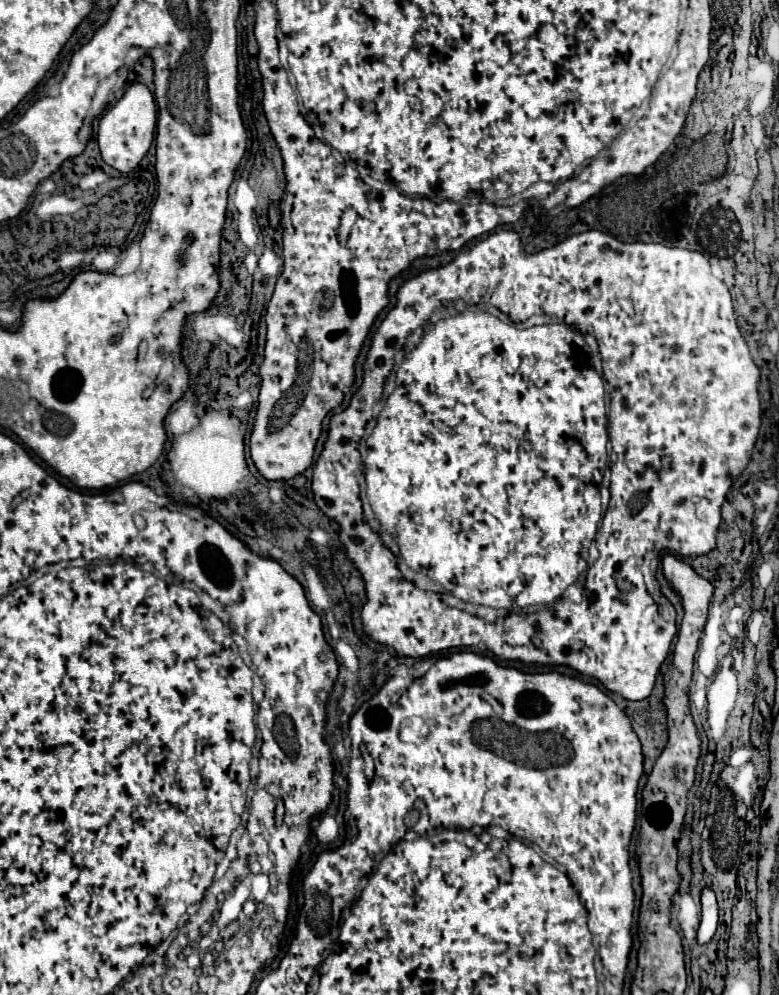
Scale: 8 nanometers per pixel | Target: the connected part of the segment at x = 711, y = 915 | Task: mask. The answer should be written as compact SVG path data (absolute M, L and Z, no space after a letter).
M702 890L702 920L698 928L698 942L706 944L712 940L718 926L718 906L712 890Z

